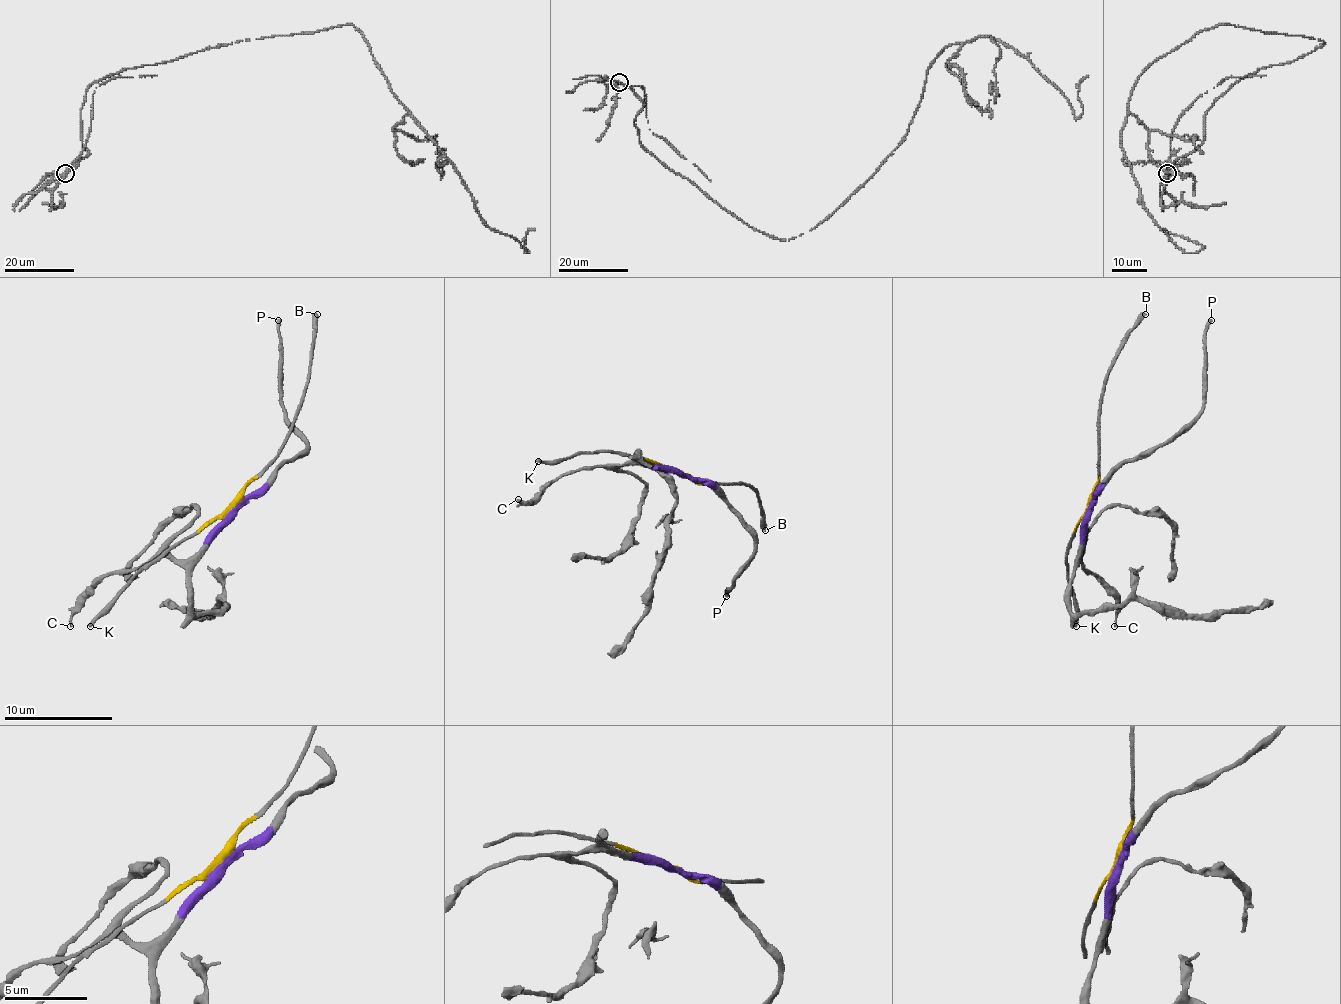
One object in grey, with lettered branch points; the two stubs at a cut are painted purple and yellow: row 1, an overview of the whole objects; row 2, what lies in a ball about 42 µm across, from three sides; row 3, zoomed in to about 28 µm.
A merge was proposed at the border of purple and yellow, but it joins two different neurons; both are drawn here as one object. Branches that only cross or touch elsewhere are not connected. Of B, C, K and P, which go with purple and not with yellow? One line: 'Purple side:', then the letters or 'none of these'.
Purple side: C, P

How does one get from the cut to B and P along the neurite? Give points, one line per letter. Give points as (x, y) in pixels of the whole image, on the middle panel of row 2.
B: (679, 474), (688, 474), (696, 482), (748, 485), (761, 504), (764, 531)
P: (682, 474), (699, 477), (753, 537), (753, 553), (726, 597)

